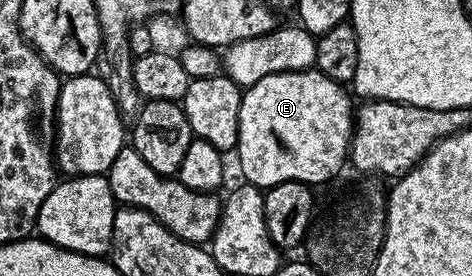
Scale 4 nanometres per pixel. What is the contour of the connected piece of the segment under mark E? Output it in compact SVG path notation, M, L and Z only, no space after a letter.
M301 69L268 75L249 86L242 94L240 127L238 128L238 165L247 182L265 191L285 181L303 181L317 187L330 181L338 168L348 161L350 134L354 131L355 106L350 106L351 94L343 85L328 79L319 69Z

